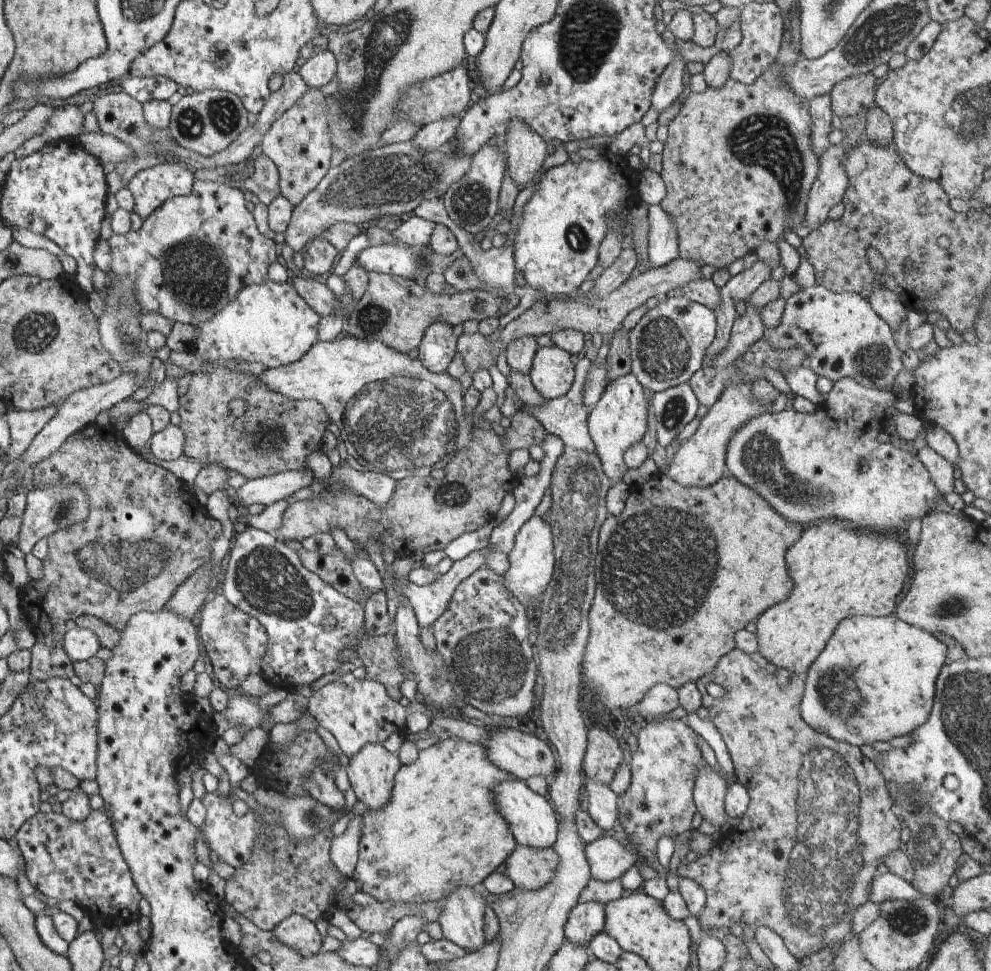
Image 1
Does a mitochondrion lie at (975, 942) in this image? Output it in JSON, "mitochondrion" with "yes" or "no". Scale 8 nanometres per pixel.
{"mitochondrion":"no"}

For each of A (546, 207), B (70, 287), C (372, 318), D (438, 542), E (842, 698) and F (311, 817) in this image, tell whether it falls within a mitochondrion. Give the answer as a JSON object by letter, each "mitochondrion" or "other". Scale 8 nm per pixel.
{"A":"other","B":"other","C":"mitochondrion","D":"other","E":"mitochondrion","F":"mitochondrion"}

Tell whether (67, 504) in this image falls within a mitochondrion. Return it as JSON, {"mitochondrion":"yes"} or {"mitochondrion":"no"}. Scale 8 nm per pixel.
{"mitochondrion":"yes"}

